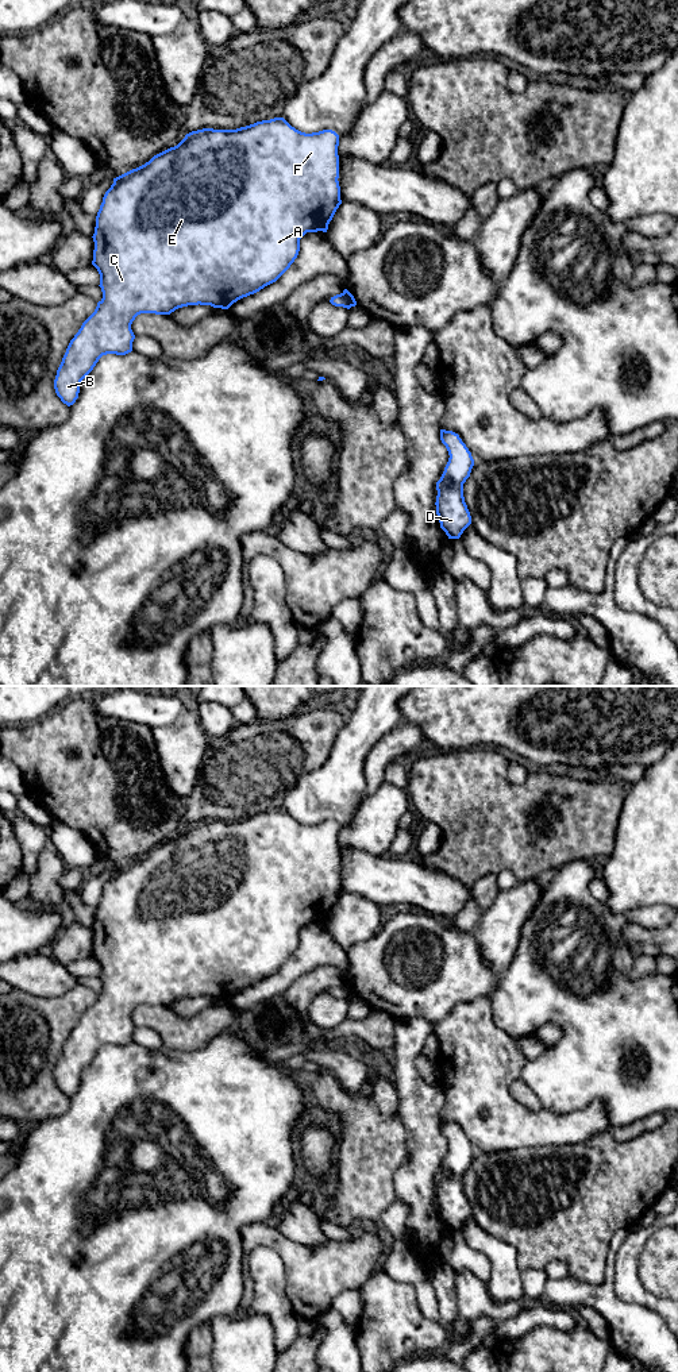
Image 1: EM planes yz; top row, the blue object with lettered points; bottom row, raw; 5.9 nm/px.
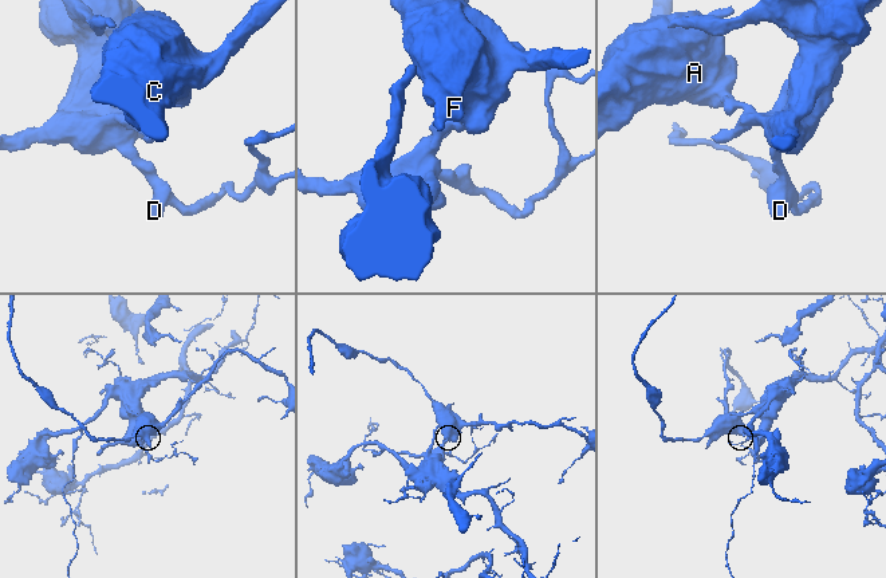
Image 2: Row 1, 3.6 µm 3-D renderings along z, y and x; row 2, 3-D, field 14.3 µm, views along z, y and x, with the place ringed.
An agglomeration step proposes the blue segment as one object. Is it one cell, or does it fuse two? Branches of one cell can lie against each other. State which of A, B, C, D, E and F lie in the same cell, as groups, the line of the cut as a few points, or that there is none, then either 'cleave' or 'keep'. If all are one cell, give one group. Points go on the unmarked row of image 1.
groups A B C E F / D; cut yz (343, 983), (351, 997); cleave

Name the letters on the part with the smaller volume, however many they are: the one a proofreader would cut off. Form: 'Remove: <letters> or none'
Remove: A, B, C, E, F

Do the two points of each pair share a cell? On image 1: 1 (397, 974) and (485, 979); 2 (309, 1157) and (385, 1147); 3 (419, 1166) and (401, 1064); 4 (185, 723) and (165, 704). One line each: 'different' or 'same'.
1: same
2: different
3: same
4: different

